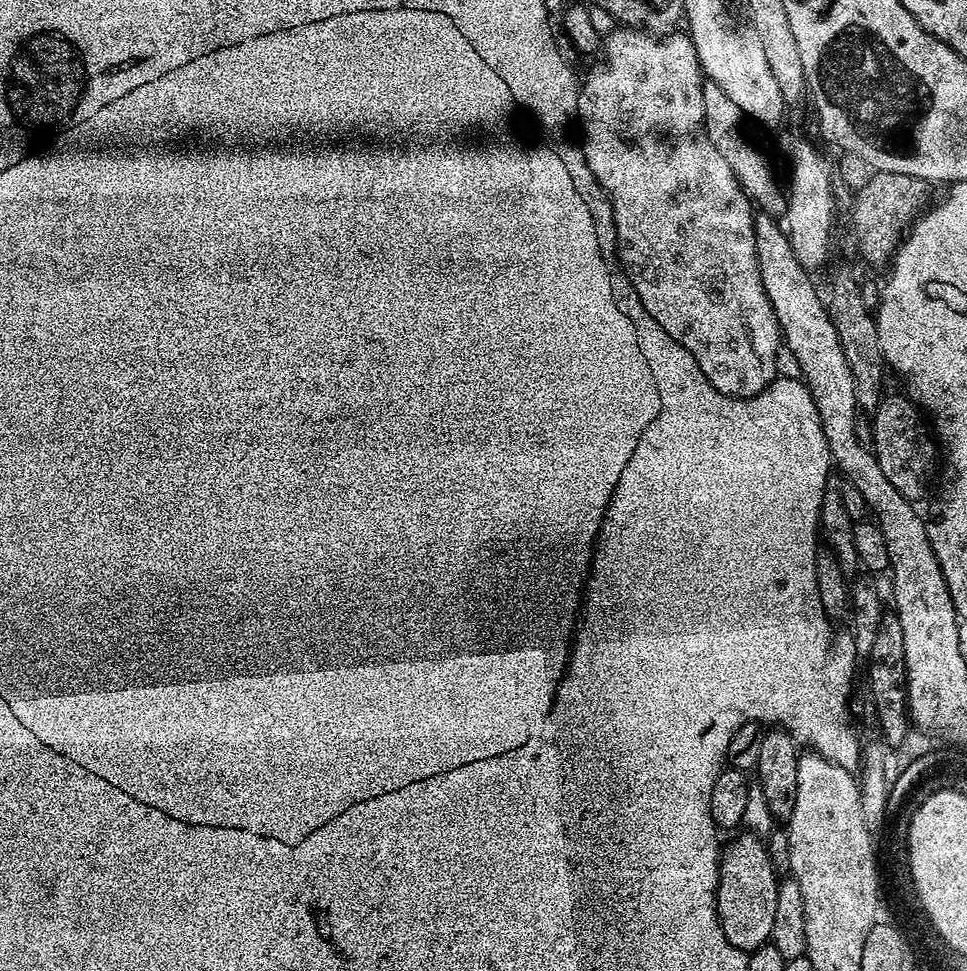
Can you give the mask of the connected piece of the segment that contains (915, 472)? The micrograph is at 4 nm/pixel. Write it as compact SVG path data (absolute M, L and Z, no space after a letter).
M902 394L888 396L881 401L872 416L872 449L882 472L893 483L895 489L907 500L920 502L932 484L935 470L936 473L938 470L938 446L937 443L935 446L931 427L916 402Z

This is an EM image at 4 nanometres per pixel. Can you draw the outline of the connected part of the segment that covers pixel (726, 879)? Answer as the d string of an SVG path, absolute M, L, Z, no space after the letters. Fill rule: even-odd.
M743 835L723 845L720 881L716 887L716 909L726 938L730 938L738 950L750 953L771 941L780 880L771 865L767 843L761 837Z

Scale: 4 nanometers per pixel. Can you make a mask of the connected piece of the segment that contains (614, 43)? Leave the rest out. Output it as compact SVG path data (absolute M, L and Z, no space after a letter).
M617 26L607 33L602 44L602 57L604 64L600 64L588 77L583 77L580 84L580 93L576 103L576 116L580 120L580 132L584 135L582 151L584 161L590 166L594 178L600 183L608 200L612 203L612 217L615 220L617 236L617 255L621 267L634 286L642 306L698 362L702 374L706 374L708 381L727 396L756 396L763 392L778 373L775 368L775 355L782 345L778 318L770 306L770 298L764 293L762 278L758 270L758 258L756 257L756 239L754 238L754 226L756 216L754 215L754 204L740 186L738 178L729 163L722 158L718 150L712 145L708 137L707 128L704 125L702 90L705 75L701 72L698 54L695 53L694 42L688 34L683 31L673 30L667 35L653 35L651 32L641 28Z

